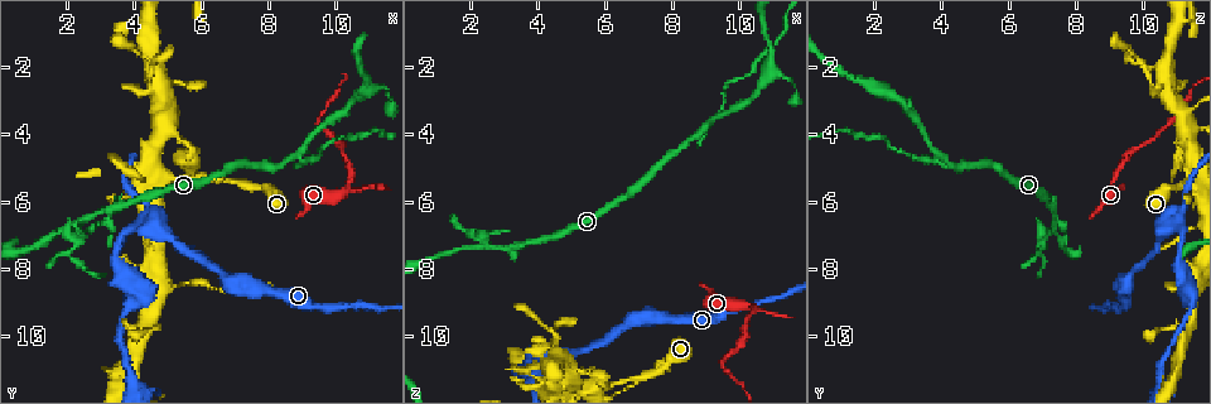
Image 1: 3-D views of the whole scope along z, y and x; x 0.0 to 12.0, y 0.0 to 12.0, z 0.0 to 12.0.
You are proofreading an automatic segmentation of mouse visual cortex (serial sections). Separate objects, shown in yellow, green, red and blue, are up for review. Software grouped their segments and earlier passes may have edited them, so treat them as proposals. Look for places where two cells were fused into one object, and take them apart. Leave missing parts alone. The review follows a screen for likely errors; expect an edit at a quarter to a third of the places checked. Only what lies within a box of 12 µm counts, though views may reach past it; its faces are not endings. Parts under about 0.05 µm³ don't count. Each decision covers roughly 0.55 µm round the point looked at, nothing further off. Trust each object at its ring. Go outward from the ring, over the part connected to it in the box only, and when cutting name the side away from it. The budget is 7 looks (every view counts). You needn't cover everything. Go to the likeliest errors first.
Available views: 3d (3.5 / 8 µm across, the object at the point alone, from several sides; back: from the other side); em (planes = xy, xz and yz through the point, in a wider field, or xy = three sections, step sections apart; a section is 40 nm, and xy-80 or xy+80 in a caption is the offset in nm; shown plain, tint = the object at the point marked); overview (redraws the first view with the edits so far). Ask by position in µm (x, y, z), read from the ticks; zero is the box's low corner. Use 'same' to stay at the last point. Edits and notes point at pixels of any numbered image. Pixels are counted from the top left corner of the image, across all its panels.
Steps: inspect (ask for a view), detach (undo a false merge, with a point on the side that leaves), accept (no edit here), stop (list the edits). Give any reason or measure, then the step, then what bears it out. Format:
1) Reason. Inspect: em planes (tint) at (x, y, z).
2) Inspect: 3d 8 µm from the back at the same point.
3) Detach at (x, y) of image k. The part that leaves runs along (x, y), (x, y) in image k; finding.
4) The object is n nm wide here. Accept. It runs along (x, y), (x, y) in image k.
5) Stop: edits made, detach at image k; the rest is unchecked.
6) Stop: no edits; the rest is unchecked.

Three arms meet. Inspect: 3d 8 µm at (8.9, 4.6, 3.9).

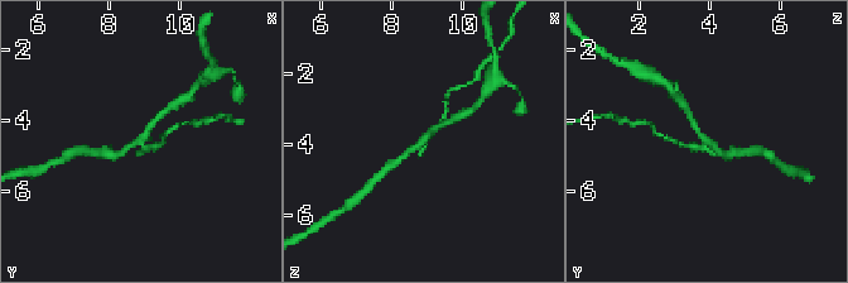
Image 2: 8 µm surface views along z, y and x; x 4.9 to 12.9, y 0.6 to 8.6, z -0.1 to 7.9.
Inspect: 3d 3.5 µm at (8.9, 4.5, 3.9).

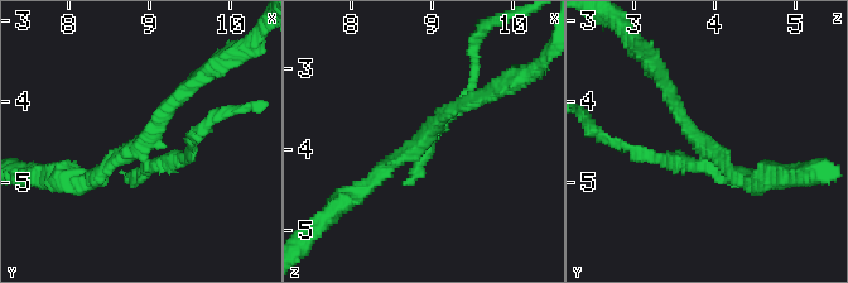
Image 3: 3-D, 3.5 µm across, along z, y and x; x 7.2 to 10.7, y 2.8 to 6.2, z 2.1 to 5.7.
Inspect: em xy step 5 (tint) at (8.85, 4.55, 3.90).

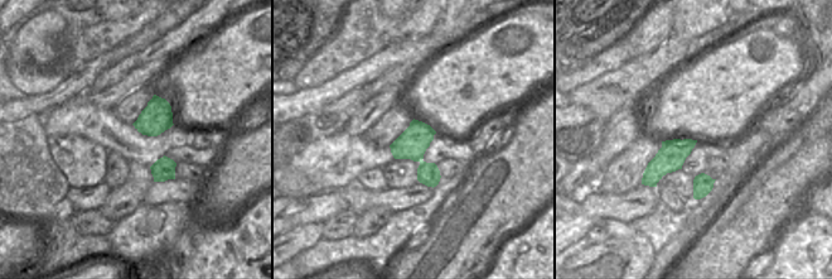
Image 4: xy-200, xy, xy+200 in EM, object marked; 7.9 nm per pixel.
Detach at (176, 156) of image 3. The part that leaves runs along (145, 163), (184, 159), (192, 137) in image 3; a second cell is stuck on.

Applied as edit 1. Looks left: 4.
Inspect: overview.

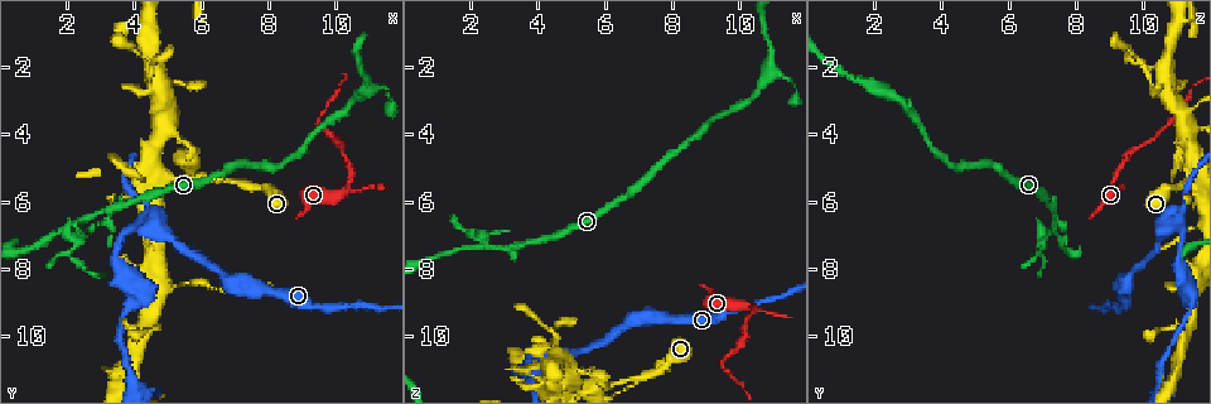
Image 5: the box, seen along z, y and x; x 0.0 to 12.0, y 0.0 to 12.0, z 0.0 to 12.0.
Three-way junction. Inspect: 3d 3.5 µm at (3.3, 6.3, 7.4).

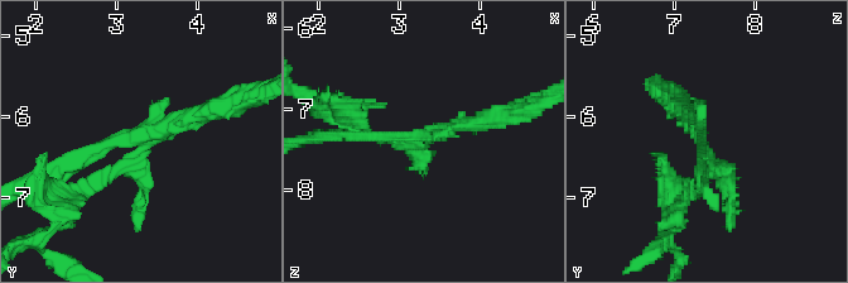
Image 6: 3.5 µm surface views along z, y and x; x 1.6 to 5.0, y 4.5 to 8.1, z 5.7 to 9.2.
Inspect: em xy step 1 (plain) at (3.40, 6.20, 7.35).

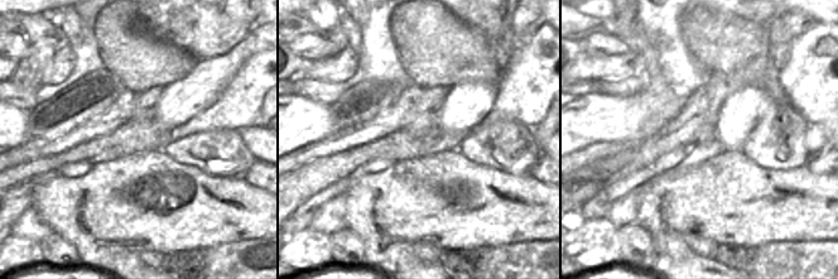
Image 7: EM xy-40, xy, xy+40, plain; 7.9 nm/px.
Inspect: em xy step 1 (tint) at the same point.

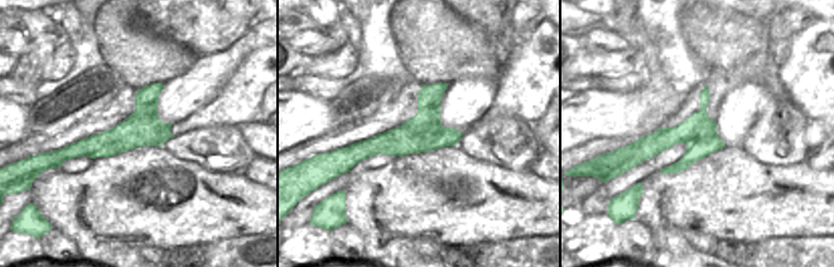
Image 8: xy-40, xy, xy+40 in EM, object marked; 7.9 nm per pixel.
Detach at (666, 198) of image 6. A second cell is stuck on.

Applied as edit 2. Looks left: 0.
Stop: edits made, detach at image 3, detach at image 6; the rest is unchecked.

